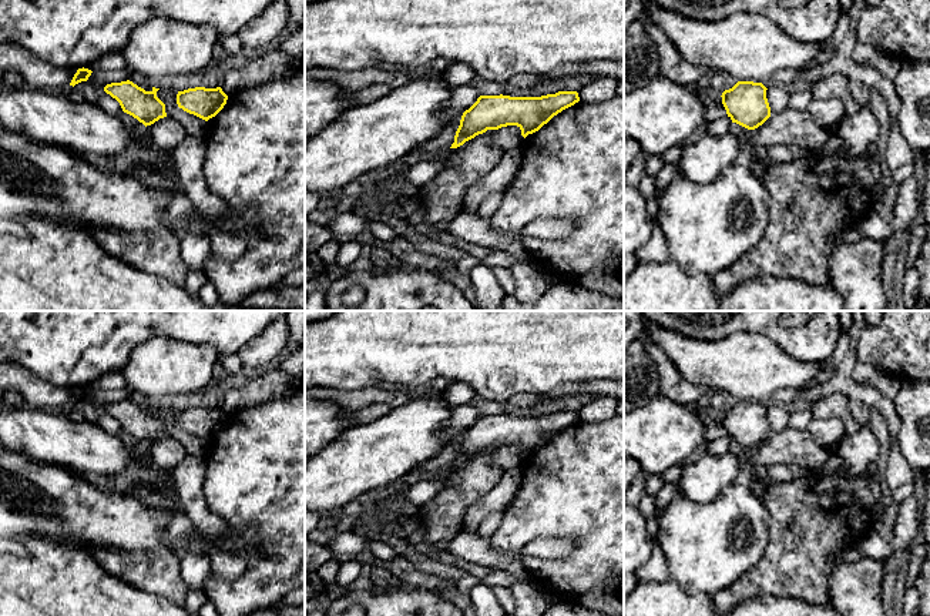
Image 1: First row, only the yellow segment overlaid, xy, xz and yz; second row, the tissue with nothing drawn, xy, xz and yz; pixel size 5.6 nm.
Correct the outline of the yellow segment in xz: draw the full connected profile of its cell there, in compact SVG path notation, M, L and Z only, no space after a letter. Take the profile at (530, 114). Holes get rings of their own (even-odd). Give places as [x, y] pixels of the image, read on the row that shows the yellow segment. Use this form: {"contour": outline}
{"contour": "M558 91L541 97L480 96L463 113L450 148L457 148L487 130L507 125L517 125L526 138L578 101L577 91Z"}

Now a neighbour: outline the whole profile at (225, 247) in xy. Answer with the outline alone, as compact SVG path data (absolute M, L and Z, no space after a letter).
M214 231L211 241L214 242L212 254L225 261L239 260L246 250L246 242L222 231Z

